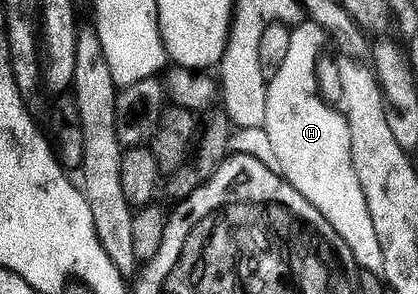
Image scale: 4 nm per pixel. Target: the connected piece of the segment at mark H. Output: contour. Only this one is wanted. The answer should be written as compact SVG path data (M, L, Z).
M303 22L291 31L288 55L268 80L268 110L264 127L281 163L282 179L304 194L304 198L308 198L308 202L328 218L330 228L344 238L363 273L371 272L382 278L386 275L384 252L380 250L380 238L375 237L371 226L360 178L356 178L356 170L352 166L348 119L337 107L318 97L318 55L325 40L328 40L327 33L309 22Z

